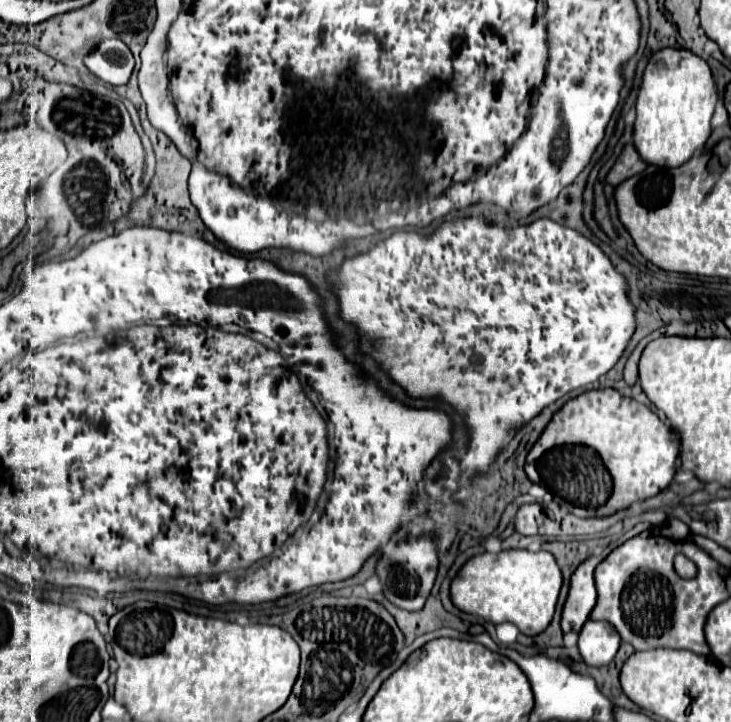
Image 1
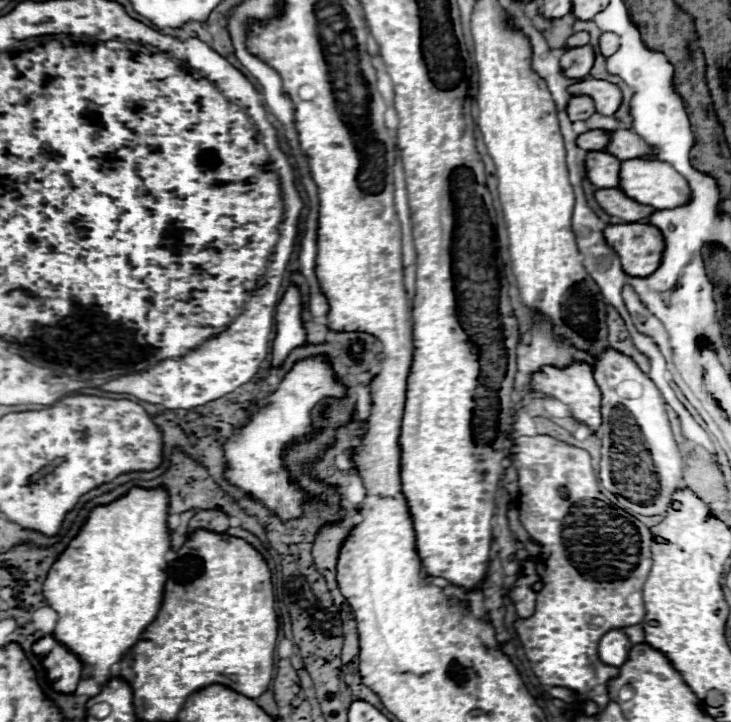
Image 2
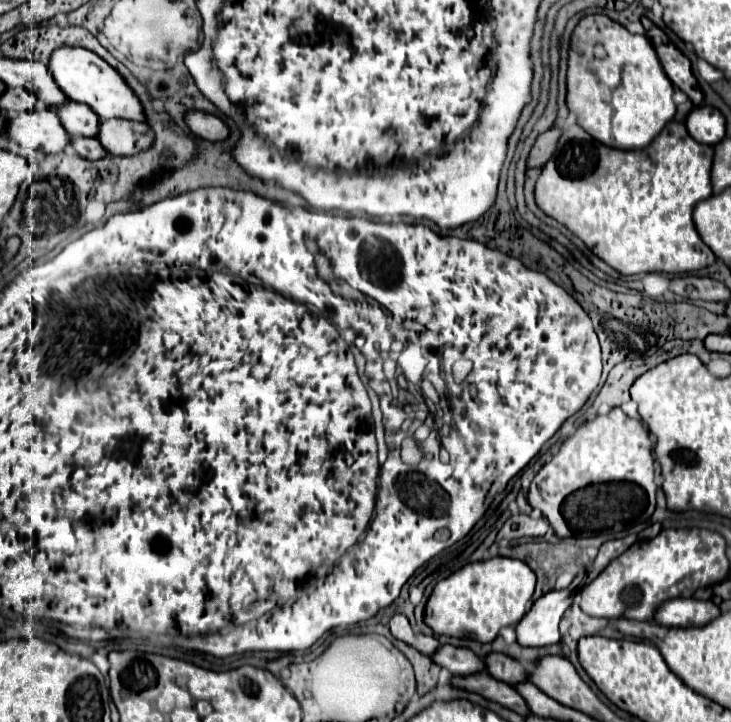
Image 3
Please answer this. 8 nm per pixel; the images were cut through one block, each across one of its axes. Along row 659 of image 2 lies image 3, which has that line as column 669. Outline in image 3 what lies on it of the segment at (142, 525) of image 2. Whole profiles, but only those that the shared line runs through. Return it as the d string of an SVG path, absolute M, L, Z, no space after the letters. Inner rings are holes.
M604 14L584 16L574 30L570 60L568 60L568 96L566 104L570 112L578 116L578 124L592 134L598 142L618 150L642 150L652 142L660 130L674 118L676 104L672 100L674 86L664 74L662 64L654 52L652 42L646 36L630 34L624 26L610 20Z

